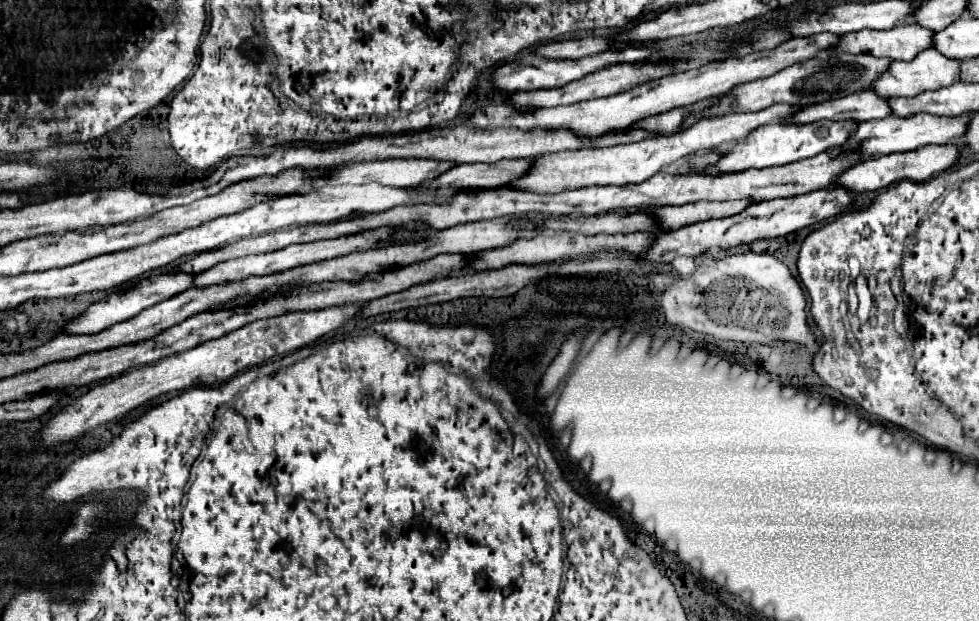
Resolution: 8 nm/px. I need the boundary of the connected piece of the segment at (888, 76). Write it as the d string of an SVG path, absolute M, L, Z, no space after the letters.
M930 48L930 50L920 52L910 62L892 62L888 72L884 72L872 84L872 88L880 96L888 96L888 98L892 98L892 96L918 96L920 92L938 90L938 88L944 88L944 86L950 86L950 84L958 82L958 72L960 72L958 60L946 60L946 56L942 56L938 50Z

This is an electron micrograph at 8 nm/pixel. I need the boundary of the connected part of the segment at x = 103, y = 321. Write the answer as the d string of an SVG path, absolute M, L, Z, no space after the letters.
M176 270L146 276L146 278L138 280L138 284L134 288L130 288L126 292L120 292L120 294L110 294L108 298L104 298L100 302L94 302L84 314L74 318L64 328L64 332L68 332L68 334L96 334L96 332L102 332L102 330L106 330L106 328L110 328L110 326L114 326L118 322L134 318L142 310L146 310L146 308L150 308L150 306L154 306L154 304L158 304L158 302L162 302L162 300L166 300L166 298L170 298L174 294L180 294L180 292L184 292L188 288L192 288L196 276L198 274L194 274L194 272L176 272Z

